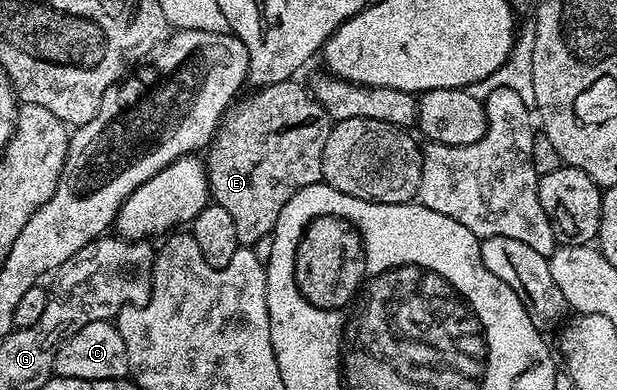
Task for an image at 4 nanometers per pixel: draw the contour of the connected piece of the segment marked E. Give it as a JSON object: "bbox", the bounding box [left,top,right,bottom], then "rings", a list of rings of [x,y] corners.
{"bbox":[206,79,333,247],"rings":[[[289,79],[282,83],[274,83],[266,85],[255,90],[253,97],[248,97],[245,101],[237,100],[225,112],[210,144],[207,146],[206,152],[206,168],[208,171],[208,192],[211,200],[215,204],[226,207],[226,212],[229,213],[230,219],[234,219],[234,227],[238,231],[238,239],[241,246],[256,247],[259,246],[259,241],[269,236],[272,230],[276,228],[278,223],[278,215],[282,215],[282,207],[286,207],[286,203],[290,203],[292,196],[298,191],[302,191],[311,185],[321,184],[322,181],[322,151],[326,148],[326,139],[330,135],[333,127],[333,120],[329,117],[328,112],[324,110],[314,98],[307,88],[304,89],[299,85],[299,80]]]}

